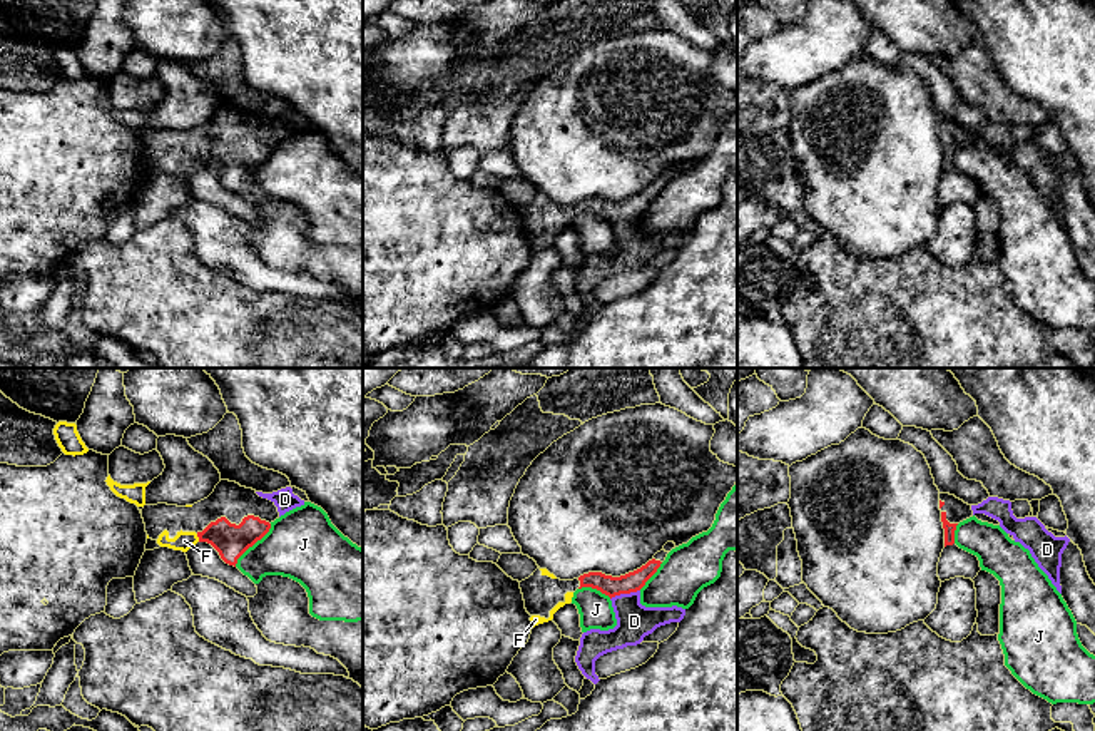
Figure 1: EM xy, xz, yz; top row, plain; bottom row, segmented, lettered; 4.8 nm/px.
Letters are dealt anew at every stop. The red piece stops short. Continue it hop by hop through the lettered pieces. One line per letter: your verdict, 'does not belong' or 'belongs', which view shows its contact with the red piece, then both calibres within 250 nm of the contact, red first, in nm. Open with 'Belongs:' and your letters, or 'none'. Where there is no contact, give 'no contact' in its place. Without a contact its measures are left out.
Belongs: D, F
D: belongs; contact in xz; calibres 100 and 180 nm
F: belongs; contact in xy; calibres 170 and 90 nm
J: does not belong; contact in xy; calibres 170 and 340 nm

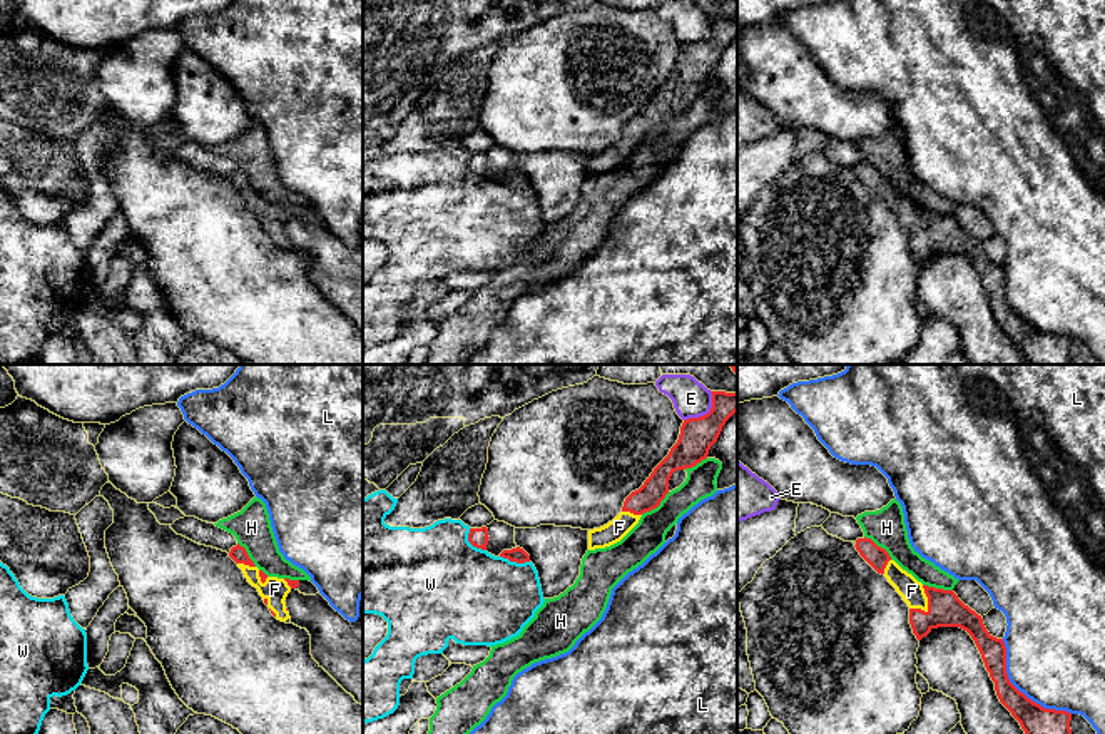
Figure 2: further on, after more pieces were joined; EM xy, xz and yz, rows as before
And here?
Belongs: none
E: does not belong; contact in xz; calibres 170 and 180 nm
F: does not belong; contact in yz; calibres 170 and 120 nm
H: does not belong; contact in xz; calibres 120 and 160 nm
L: does not belong; contact in yz; calibres 140 and 480 nm
W: does not belong; contact in xz; calibres 100 and 500 nm

